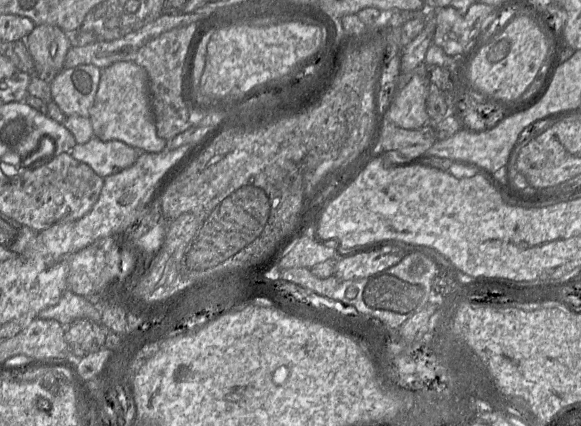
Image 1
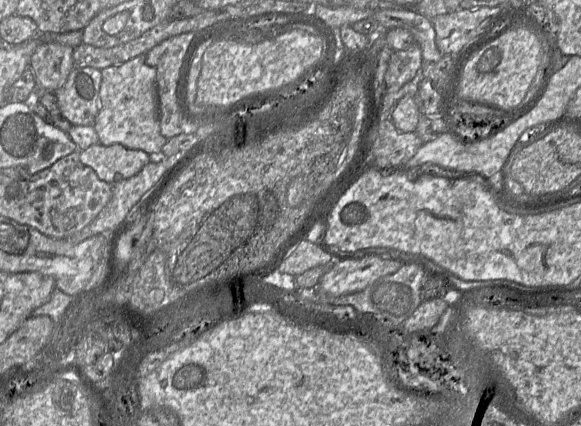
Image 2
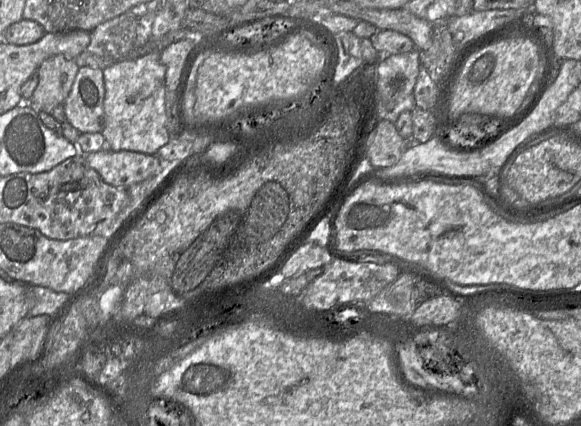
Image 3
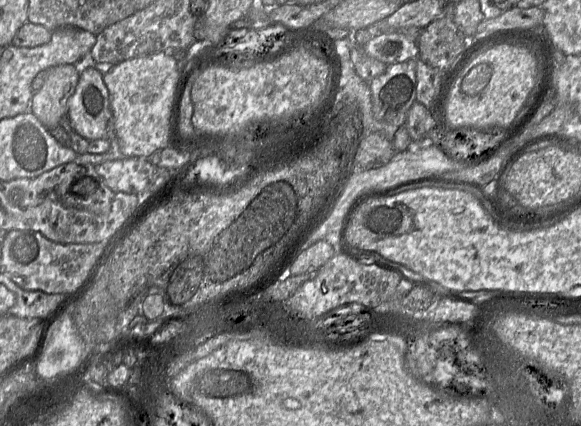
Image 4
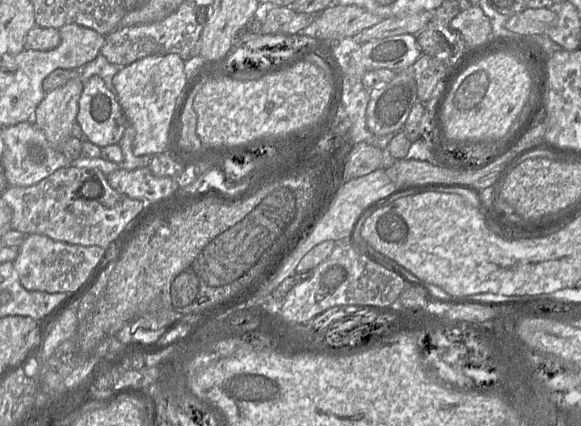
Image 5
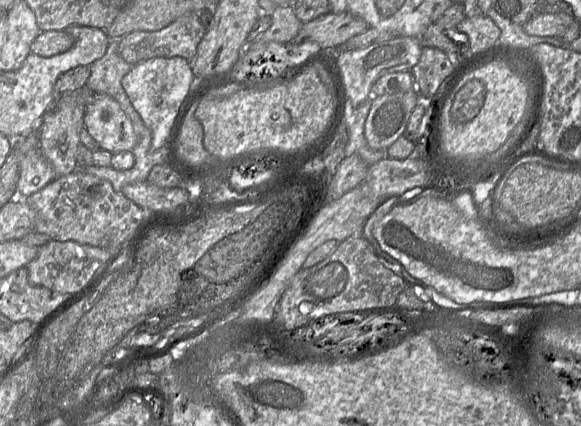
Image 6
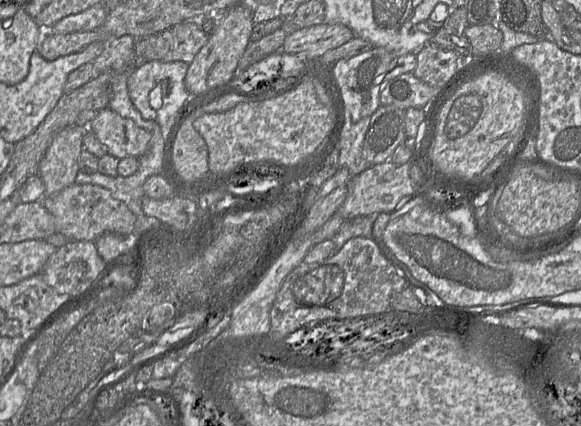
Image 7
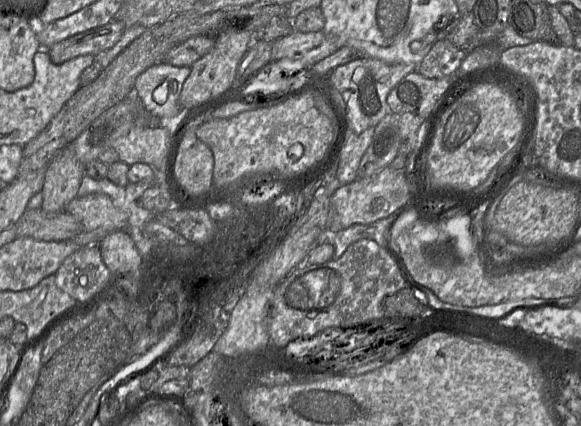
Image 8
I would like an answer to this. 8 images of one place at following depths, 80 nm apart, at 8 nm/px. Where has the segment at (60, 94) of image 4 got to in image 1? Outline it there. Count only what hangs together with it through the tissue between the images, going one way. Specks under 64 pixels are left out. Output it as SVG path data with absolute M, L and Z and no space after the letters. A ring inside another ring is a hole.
M37 25L25 37L25 45L35 64L35 74L50 82L64 67L71 45L68 34L57 26Z

